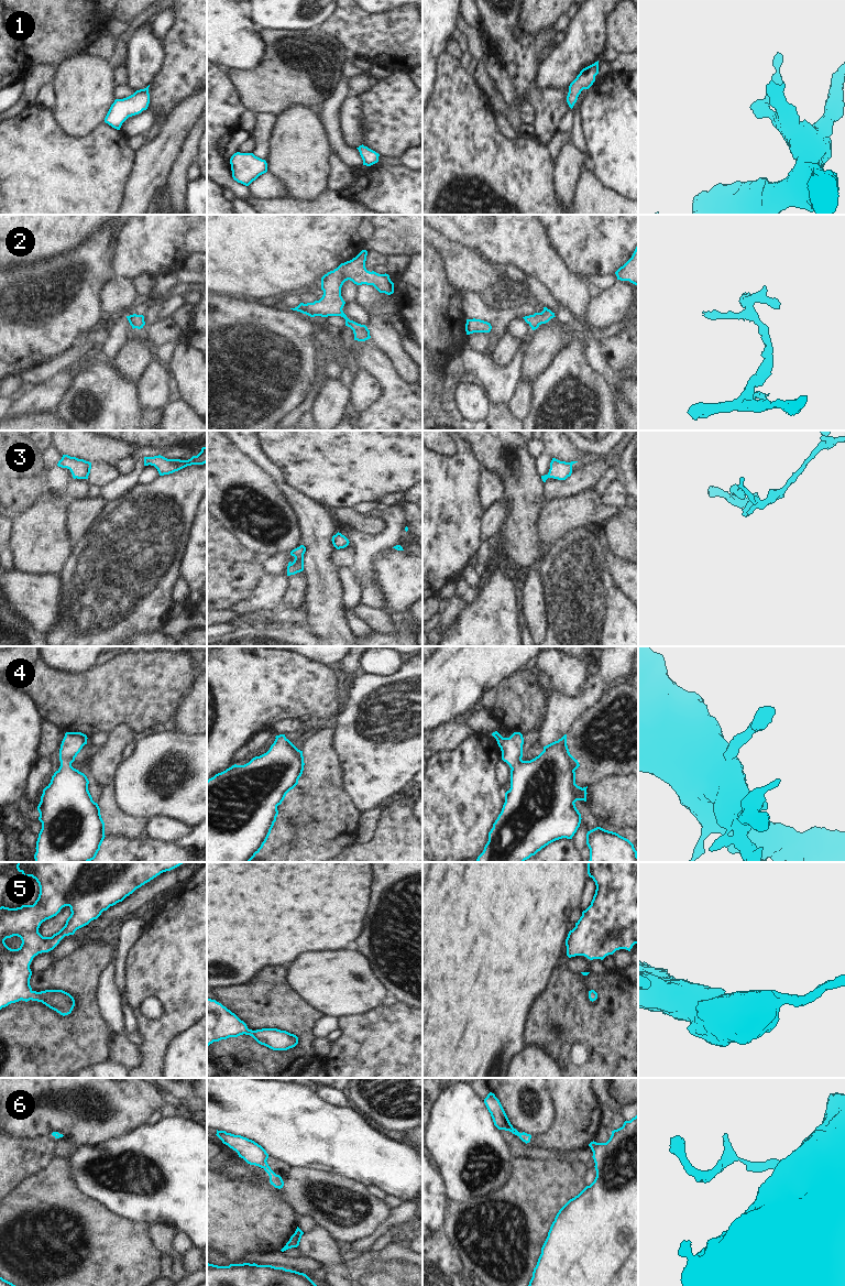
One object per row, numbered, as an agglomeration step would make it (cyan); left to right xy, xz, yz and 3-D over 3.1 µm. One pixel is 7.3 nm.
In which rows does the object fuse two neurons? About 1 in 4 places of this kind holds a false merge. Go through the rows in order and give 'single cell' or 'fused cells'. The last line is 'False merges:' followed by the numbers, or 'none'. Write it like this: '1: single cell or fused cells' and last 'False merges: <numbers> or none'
1: single cell
2: single cell
3: single cell
4: single cell
5: single cell
6: single cell
False merges: none

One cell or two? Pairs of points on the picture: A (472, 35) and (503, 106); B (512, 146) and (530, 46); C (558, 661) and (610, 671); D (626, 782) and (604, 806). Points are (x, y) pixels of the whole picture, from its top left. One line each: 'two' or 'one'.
A: one
B: two
C: two
D: one

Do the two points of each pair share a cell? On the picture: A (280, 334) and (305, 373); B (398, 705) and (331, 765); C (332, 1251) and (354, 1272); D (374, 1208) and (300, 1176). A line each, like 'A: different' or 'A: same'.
A: same
B: different
C: different
D: same

